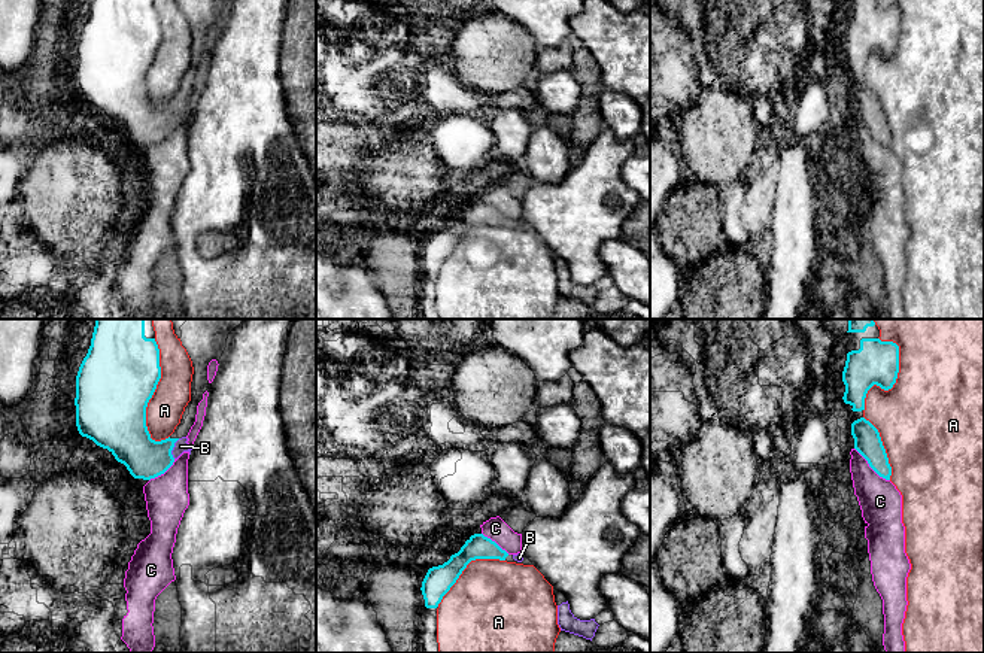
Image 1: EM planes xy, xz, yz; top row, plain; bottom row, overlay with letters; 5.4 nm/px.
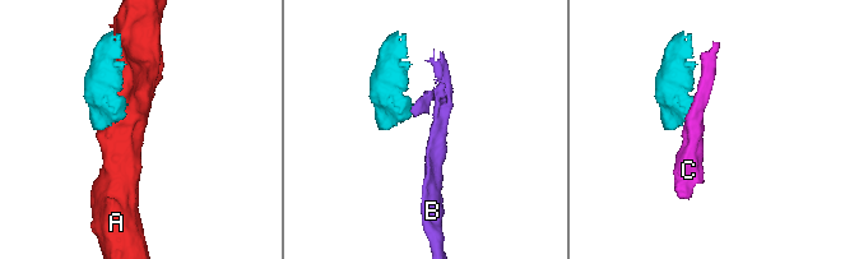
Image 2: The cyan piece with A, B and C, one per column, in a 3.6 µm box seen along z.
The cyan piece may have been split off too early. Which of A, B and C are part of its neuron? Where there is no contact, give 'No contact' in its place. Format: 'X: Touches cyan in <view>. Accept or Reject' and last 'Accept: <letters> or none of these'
A: Touches cyan in xy. Reject
B: Touches cyan in xy. Accept
C: Touches cyan in yz. Reject
Accept: B

